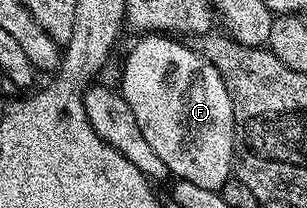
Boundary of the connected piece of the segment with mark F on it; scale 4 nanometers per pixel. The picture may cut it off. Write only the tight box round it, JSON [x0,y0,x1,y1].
[121,33,235,191]

